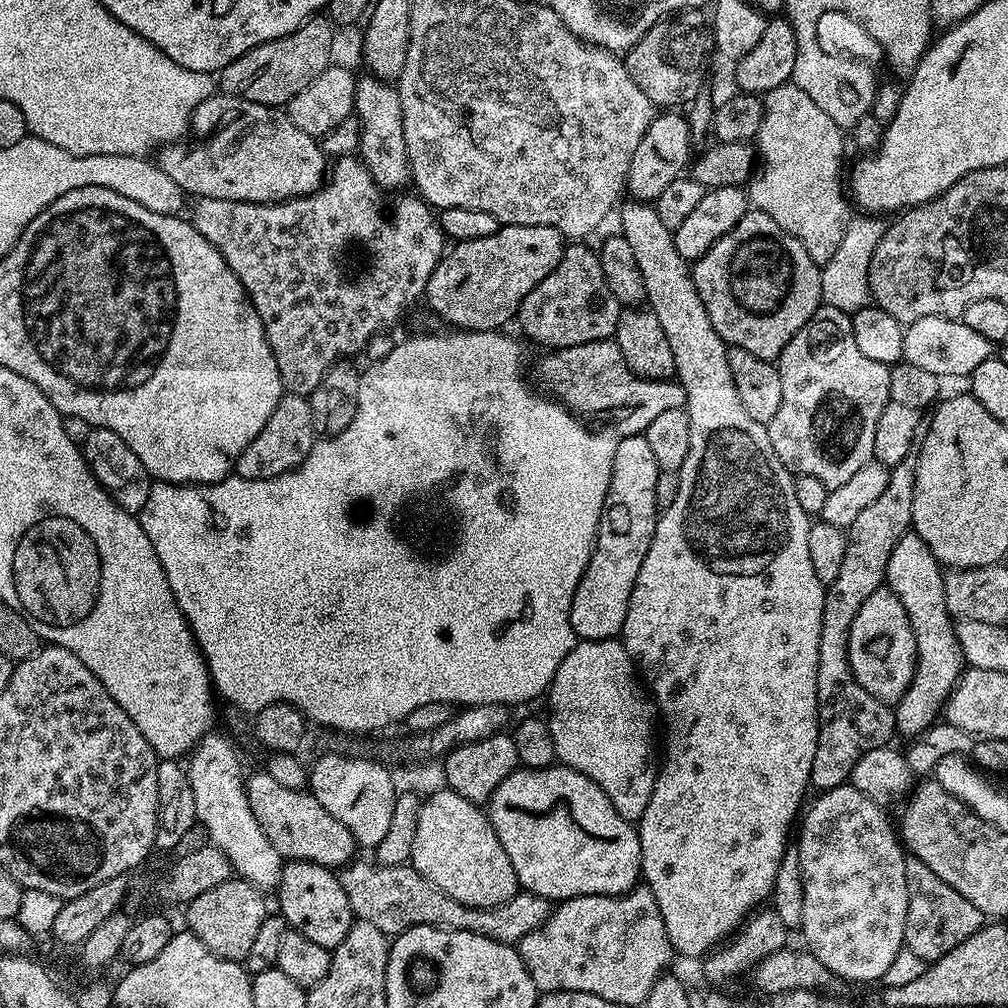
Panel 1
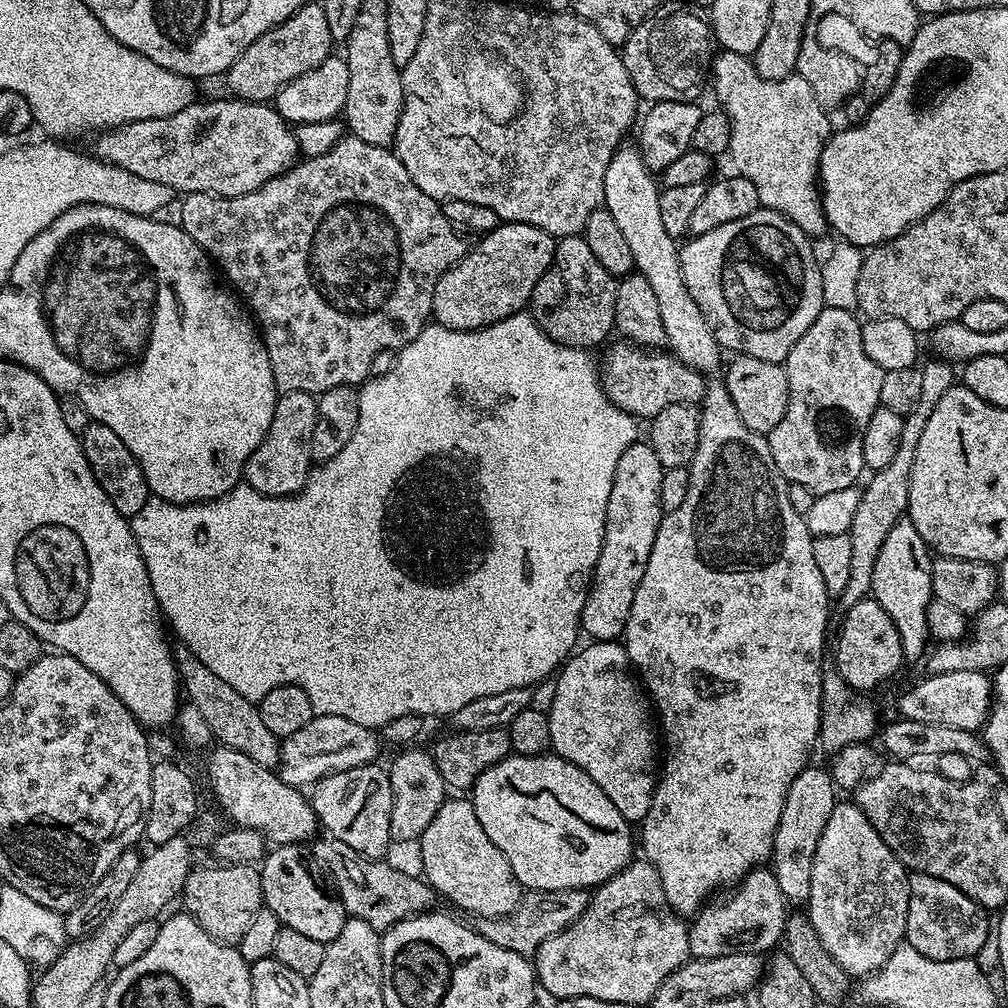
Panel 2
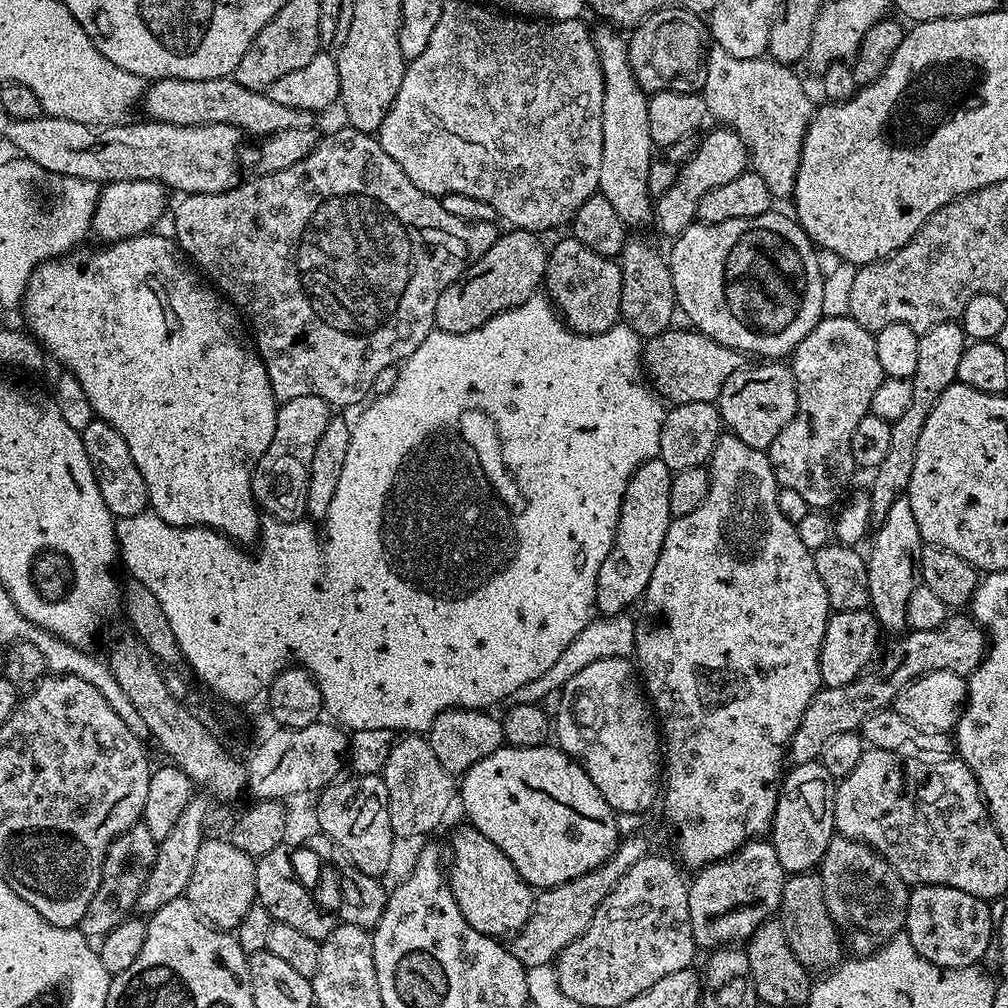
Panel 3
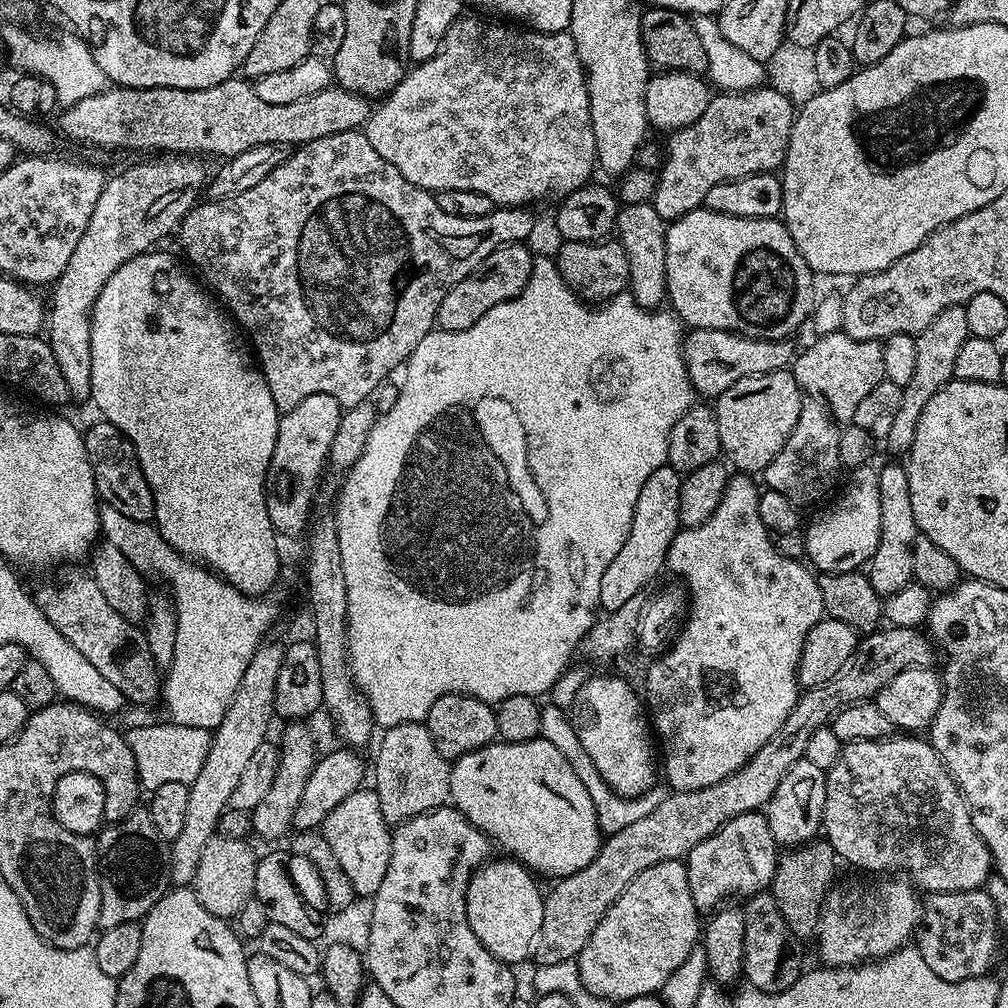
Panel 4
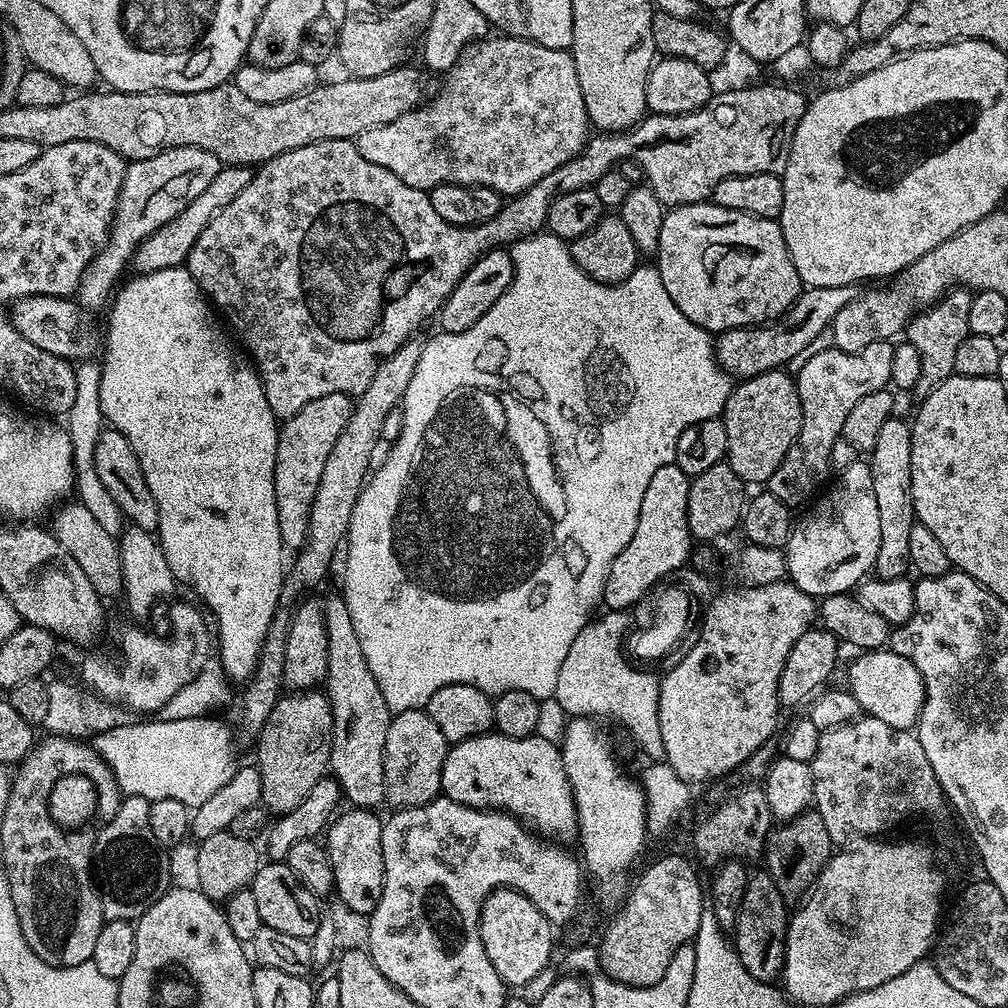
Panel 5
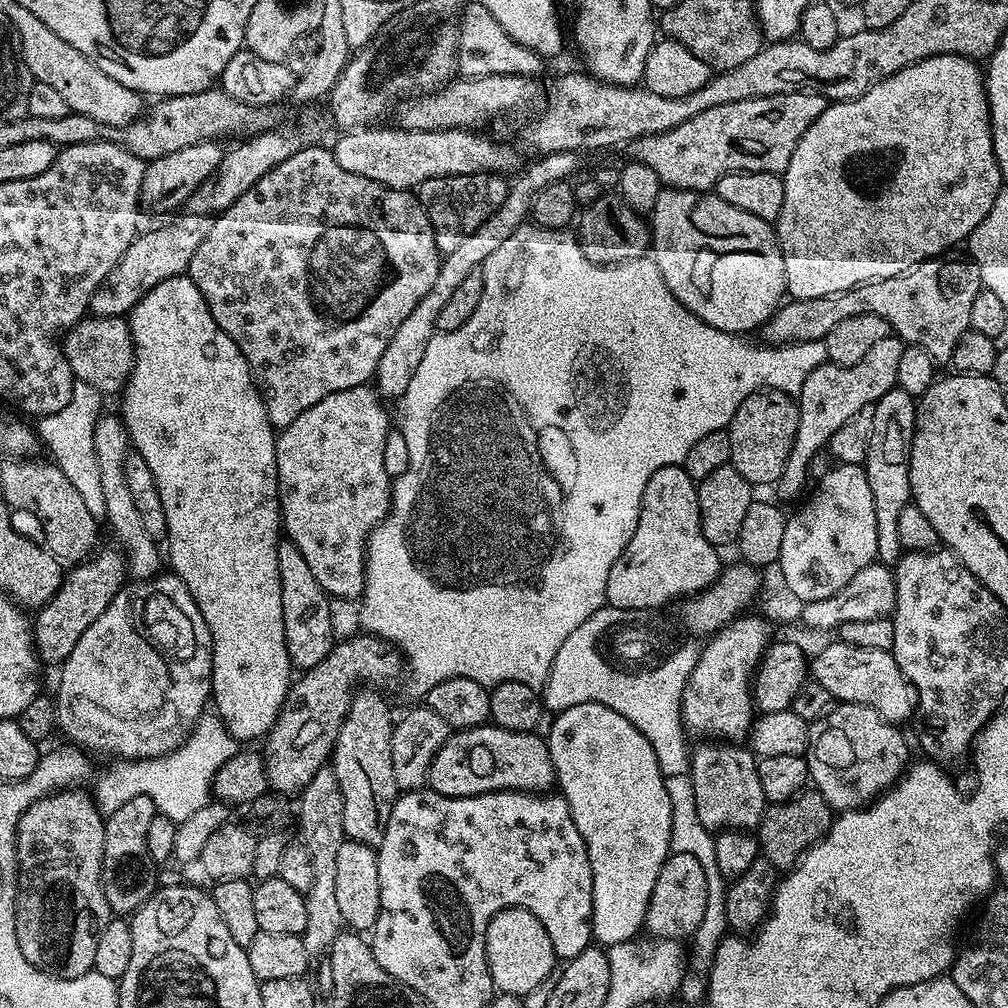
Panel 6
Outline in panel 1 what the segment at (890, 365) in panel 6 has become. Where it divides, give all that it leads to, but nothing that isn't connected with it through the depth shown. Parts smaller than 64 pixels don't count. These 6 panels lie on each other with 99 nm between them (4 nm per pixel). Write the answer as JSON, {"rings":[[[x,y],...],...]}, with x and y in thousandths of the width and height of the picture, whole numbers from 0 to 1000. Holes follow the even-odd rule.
{"rings":[[[814,301],[804,319],[800,319],[784,339],[780,339],[772,354],[772,364],[776,375],[776,399],[772,403],[772,411],[768,411],[760,423],[768,450],[772,450],[782,467],[790,472],[812,474],[812,478],[823,486],[835,482],[855,462],[867,456],[867,427],[871,427],[871,415],[875,415],[875,407],[882,398],[882,362],[867,359],[851,347],[842,311]]]}

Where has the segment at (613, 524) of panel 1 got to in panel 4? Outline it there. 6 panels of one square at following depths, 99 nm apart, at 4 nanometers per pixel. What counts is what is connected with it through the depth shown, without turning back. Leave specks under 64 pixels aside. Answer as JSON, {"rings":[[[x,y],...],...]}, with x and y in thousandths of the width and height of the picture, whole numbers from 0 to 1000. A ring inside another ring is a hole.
{"rings":[[[660,462],[649,466],[649,470],[645,470],[645,474],[641,474],[641,479],[637,481],[637,487],[633,489],[633,498],[629,502],[629,514],[625,522],[625,530],[621,534],[617,546],[613,546],[613,550],[609,550],[609,558],[605,558],[605,562],[601,562],[601,569],[597,569],[597,585],[595,586],[594,602],[600,608],[609,607],[614,602],[619,601],[629,590],[640,586],[645,580],[643,578],[655,566],[657,568],[660,566],[663,559],[665,538],[669,538],[672,528],[677,523],[675,511],[673,510],[676,475],[676,469],[670,468],[668,464]]]}

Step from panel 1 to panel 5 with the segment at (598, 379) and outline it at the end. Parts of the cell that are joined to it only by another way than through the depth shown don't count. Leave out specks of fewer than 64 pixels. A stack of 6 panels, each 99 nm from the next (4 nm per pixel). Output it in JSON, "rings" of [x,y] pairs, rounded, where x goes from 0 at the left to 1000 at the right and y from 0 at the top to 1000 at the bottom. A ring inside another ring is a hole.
{"rings":[[[848,282],[799,285],[794,295],[765,320],[745,321],[742,325],[722,325],[713,330],[708,337],[710,359],[723,373],[734,377],[777,366],[782,363],[778,361],[785,357],[793,358],[799,352],[798,345],[805,346],[812,331],[824,326],[831,308],[835,308],[835,304],[839,304],[841,300],[847,300],[847,296],[851,296],[853,291],[854,287]]]}

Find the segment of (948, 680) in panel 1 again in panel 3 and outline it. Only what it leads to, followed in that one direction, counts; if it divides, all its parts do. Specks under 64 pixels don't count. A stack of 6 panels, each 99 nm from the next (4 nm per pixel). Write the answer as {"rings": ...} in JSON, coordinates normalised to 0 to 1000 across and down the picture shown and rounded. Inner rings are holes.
{"rings":[[[900,491],[891,493],[883,502],[879,514],[871,521],[868,528],[864,533],[865,545],[859,548],[863,606],[878,628],[893,629],[901,623],[899,597],[903,597],[903,589],[907,589],[907,585],[915,579],[913,546],[918,541],[913,533],[911,518],[907,518],[907,506],[903,502]]]}

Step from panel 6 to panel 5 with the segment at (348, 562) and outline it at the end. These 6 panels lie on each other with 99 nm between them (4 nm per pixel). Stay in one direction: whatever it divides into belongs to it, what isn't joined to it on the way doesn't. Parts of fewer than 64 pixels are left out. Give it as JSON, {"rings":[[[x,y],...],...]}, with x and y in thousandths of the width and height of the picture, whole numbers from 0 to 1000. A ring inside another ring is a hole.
{"rings":[[[322,391],[320,395],[312,395],[312,399],[304,399],[296,411],[277,422],[276,450],[272,458],[272,494],[276,498],[276,526],[283,545],[297,546],[306,533],[306,511],[319,474],[319,462],[323,462],[327,446],[331,446],[331,438],[335,438],[335,433],[347,415],[350,400],[350,394],[343,391]]]}

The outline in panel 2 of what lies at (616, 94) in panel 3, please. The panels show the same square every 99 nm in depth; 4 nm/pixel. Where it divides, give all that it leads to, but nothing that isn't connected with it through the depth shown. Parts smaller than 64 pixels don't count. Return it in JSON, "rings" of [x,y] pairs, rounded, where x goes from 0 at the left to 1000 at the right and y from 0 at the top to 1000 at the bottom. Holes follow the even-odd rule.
{"rings":[[[615,146],[605,157],[605,165],[601,165],[597,205],[605,208],[609,221],[613,223],[625,243],[631,261],[630,269],[641,276],[641,280],[645,280],[649,287],[657,311],[657,323],[661,323],[662,344],[667,352],[672,353],[677,360],[690,369],[713,370],[716,365],[714,340],[710,338],[710,333],[700,319],[692,300],[688,300],[688,296],[685,296],[685,288],[681,288],[672,235],[661,232],[661,224],[655,215],[653,200],[657,189],[656,184],[641,165],[634,146],[623,146]]]}

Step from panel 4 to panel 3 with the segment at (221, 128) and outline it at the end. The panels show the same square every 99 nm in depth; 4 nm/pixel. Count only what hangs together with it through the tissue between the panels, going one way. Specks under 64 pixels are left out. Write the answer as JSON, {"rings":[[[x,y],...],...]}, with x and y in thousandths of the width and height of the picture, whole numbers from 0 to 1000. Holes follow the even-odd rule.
{"rings":[[[170,75],[150,80],[143,92],[141,107],[147,110],[144,112],[149,119],[177,125],[227,123],[237,127],[239,132],[246,134],[247,131],[255,137],[270,134],[273,130],[308,126],[312,123],[311,112],[280,105],[277,101],[272,101],[272,97],[268,97],[265,91],[244,89],[244,85],[225,75],[203,79],[186,79]]]}

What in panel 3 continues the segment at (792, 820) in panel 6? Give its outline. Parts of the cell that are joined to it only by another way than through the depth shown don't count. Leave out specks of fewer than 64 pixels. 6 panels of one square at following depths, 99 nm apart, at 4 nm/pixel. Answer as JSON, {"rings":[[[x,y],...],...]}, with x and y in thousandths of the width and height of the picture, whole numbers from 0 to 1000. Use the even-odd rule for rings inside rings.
{"rings":[[[809,864],[792,865],[779,872],[772,912],[780,927],[780,935],[784,935],[784,942],[788,942],[788,950],[796,954],[802,965],[820,966],[833,957],[835,930],[823,911],[815,875]]]}

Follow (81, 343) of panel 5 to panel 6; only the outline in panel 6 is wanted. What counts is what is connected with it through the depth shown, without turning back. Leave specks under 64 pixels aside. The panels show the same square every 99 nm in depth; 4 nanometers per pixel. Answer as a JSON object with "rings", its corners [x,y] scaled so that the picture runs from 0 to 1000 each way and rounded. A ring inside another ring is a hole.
{"rings":[[[100,313],[79,317],[62,336],[63,353],[69,359],[69,367],[75,377],[93,383],[100,391],[122,390],[131,365],[135,361],[135,343],[131,339],[131,328],[121,313]]]}

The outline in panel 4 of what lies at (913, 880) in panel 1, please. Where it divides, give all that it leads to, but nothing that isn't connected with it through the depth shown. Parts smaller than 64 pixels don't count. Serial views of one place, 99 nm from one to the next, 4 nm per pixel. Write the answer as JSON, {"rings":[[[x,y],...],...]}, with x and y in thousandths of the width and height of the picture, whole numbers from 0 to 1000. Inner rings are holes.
{"rings":[[[967,881],[953,885],[922,885],[916,890],[913,903],[913,916],[907,929],[907,939],[919,950],[919,958],[938,970],[938,974],[954,974],[981,967],[984,955],[988,952],[988,939],[992,937],[992,913],[988,910],[988,897],[980,883]]]}

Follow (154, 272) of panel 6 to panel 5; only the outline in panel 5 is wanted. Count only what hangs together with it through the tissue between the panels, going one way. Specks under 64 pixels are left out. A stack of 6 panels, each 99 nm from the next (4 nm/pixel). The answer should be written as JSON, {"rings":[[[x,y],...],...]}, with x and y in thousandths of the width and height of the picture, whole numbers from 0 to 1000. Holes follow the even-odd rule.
{"rings":[[[241,163],[218,166],[216,173],[212,173],[211,179],[204,185],[204,188],[200,188],[200,192],[196,192],[196,196],[192,196],[192,200],[185,204],[185,208],[173,212],[173,216],[169,216],[165,224],[157,224],[153,232],[149,232],[135,245],[135,251],[131,253],[129,259],[130,269],[138,272],[180,265],[186,259],[188,248],[192,248],[196,232],[204,228],[208,216],[212,216],[212,212],[216,212],[216,208],[220,208],[224,200],[232,200],[232,196],[236,196],[236,192],[244,188],[244,185],[250,180],[250,173],[251,168]]]}

